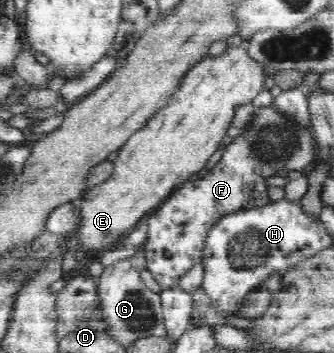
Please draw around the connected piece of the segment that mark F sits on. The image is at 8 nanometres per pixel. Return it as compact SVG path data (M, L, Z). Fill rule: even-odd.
M275 104L257 109L253 114L251 123L247 129L235 136L230 142L226 142L225 148L218 155L210 171L197 180L187 180L178 186L174 193L148 218L148 236L144 241L146 257L146 269L148 269L163 290L173 289L179 286L179 279L197 263L202 262L205 251L207 235L209 231L225 217L239 210L253 210L269 203L268 186L264 185L265 176L279 176L279 173L296 172L308 165L314 165L317 161L317 138L312 128L299 126L295 120L287 117L287 114L277 110Z

